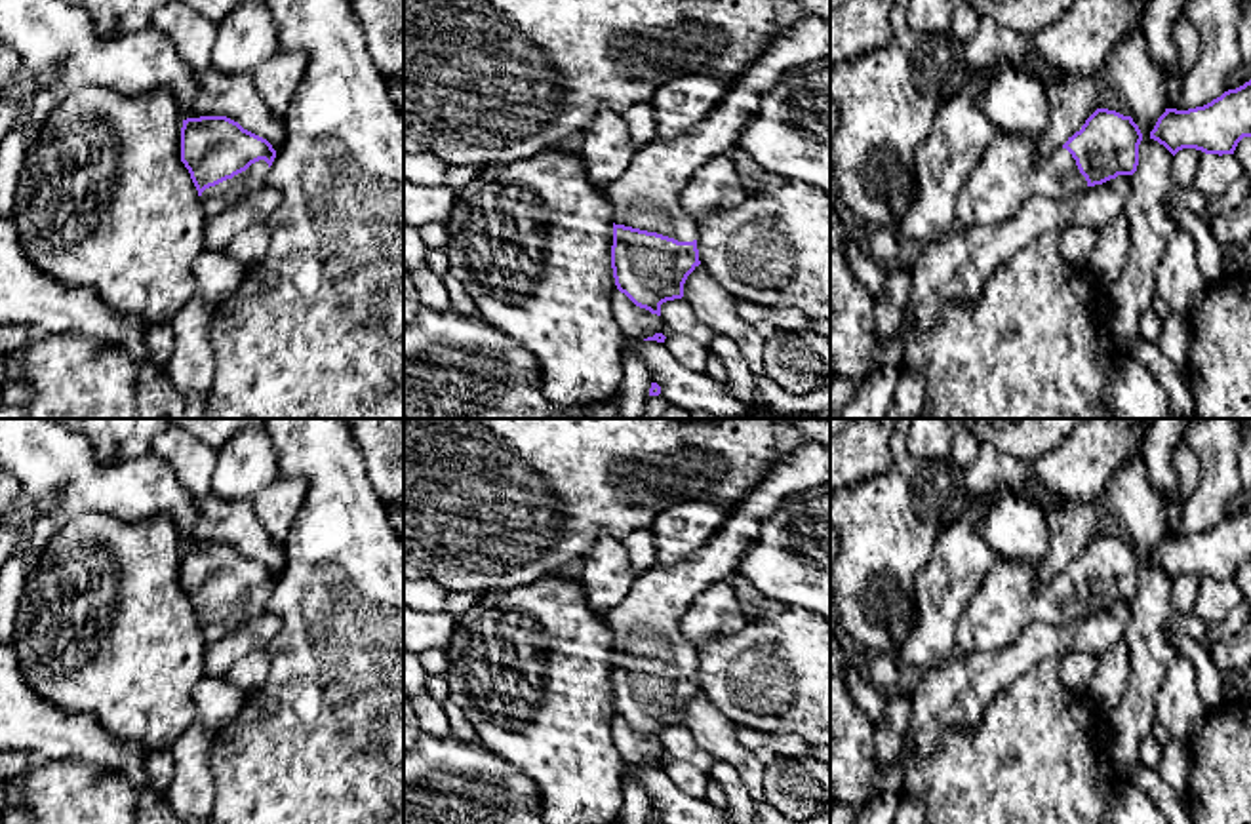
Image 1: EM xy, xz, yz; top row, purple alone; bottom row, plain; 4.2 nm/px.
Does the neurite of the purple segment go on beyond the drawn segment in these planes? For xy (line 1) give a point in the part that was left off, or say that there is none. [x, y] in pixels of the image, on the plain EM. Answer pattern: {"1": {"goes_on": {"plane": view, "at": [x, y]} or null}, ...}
{"1": {"goes_on": {"plane": "xy", "at": [216, 625]}}}

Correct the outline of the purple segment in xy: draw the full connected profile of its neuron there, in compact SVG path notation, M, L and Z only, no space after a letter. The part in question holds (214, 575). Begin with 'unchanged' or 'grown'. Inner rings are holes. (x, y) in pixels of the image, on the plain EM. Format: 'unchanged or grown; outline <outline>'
grown; outline M227 542L183 546L181 588L190 599L206 643L265 611L276 584L272 571Z

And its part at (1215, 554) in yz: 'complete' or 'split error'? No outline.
complete

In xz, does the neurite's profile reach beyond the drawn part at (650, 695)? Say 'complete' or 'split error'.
split error

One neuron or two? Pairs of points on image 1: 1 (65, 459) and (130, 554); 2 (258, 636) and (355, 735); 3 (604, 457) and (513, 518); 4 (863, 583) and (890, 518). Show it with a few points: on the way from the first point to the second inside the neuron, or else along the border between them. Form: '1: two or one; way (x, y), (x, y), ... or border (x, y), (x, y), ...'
1: two; border (145, 518), (124, 520), (84, 510), (59, 529)
2: two; border (265, 608), (280, 621), (280, 630), (265, 647)
3: one; way (581, 457), (574, 457), (536, 495)
4: one; way (876, 568), (888, 533)

